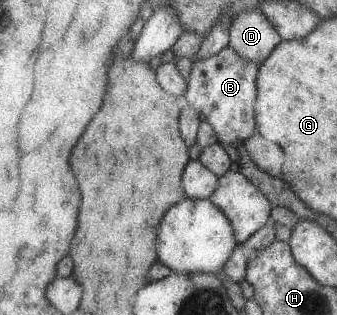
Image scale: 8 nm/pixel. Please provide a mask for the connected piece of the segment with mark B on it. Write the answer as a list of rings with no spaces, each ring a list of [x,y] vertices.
[[[227,45],[216,55],[191,63],[191,70],[186,80],[185,99],[201,119],[208,122],[222,145],[238,145],[250,137],[257,129],[255,122],[255,77],[259,63],[240,59]]]

